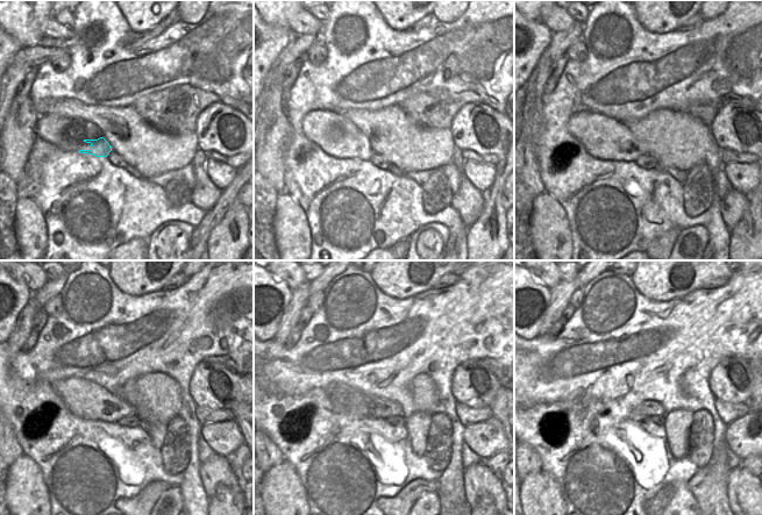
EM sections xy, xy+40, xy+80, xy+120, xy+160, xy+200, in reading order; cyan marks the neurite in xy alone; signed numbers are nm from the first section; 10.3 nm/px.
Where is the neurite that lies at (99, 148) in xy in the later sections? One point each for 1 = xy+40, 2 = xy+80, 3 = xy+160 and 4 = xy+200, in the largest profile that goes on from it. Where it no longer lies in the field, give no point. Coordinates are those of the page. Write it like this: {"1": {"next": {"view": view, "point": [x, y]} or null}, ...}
{"1": {"next": {"view": "xy+40", "point": [361, 148]}}, "2": {"next": {"view": "xy+80", "point": [624, 148]}}, "3": {"next": {"view": "xy+160", "point": [369, 407]}}, "4": {"next": {"view": "xy+200", "point": [649, 408]}}}

